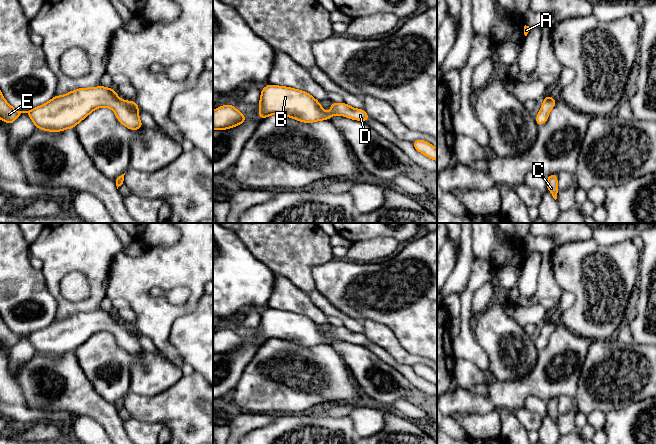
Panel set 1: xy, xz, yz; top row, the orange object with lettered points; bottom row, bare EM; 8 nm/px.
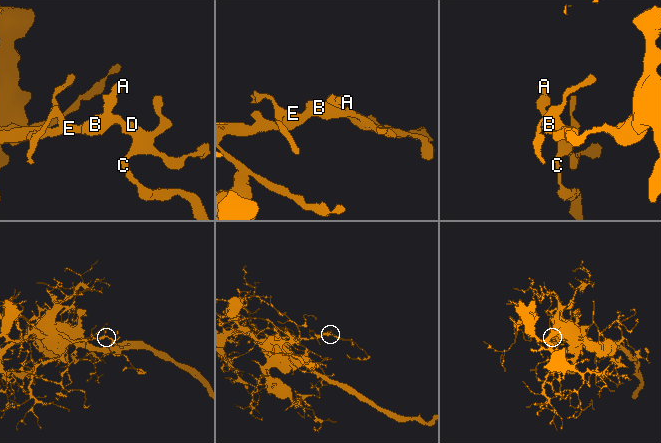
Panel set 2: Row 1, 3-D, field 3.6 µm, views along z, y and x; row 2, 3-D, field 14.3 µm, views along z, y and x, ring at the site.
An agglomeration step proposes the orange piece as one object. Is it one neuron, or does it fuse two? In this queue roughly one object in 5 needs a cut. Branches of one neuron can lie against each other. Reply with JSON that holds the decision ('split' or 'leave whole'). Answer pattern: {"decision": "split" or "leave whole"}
{"decision": "leave whole"}

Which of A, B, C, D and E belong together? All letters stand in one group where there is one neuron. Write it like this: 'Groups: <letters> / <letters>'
Groups: A B C D E

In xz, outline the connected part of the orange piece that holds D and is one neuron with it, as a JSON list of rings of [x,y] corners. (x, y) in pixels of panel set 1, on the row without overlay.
[[[272,308],[261,314],[259,327],[258,340],[262,343],[272,338],[284,339],[304,347],[329,344],[336,339],[363,346],[371,342],[363,333],[352,332],[344,326],[332,326],[331,336],[327,338],[319,325],[307,316]]]

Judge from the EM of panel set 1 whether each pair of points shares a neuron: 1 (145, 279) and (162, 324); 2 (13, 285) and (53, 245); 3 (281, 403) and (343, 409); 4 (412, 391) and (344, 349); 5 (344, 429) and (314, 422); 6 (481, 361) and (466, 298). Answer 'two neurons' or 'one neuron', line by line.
1: one neuron
2: two neurons
3: two neurons
4: one neuron
5: one neuron
6: one neuron

